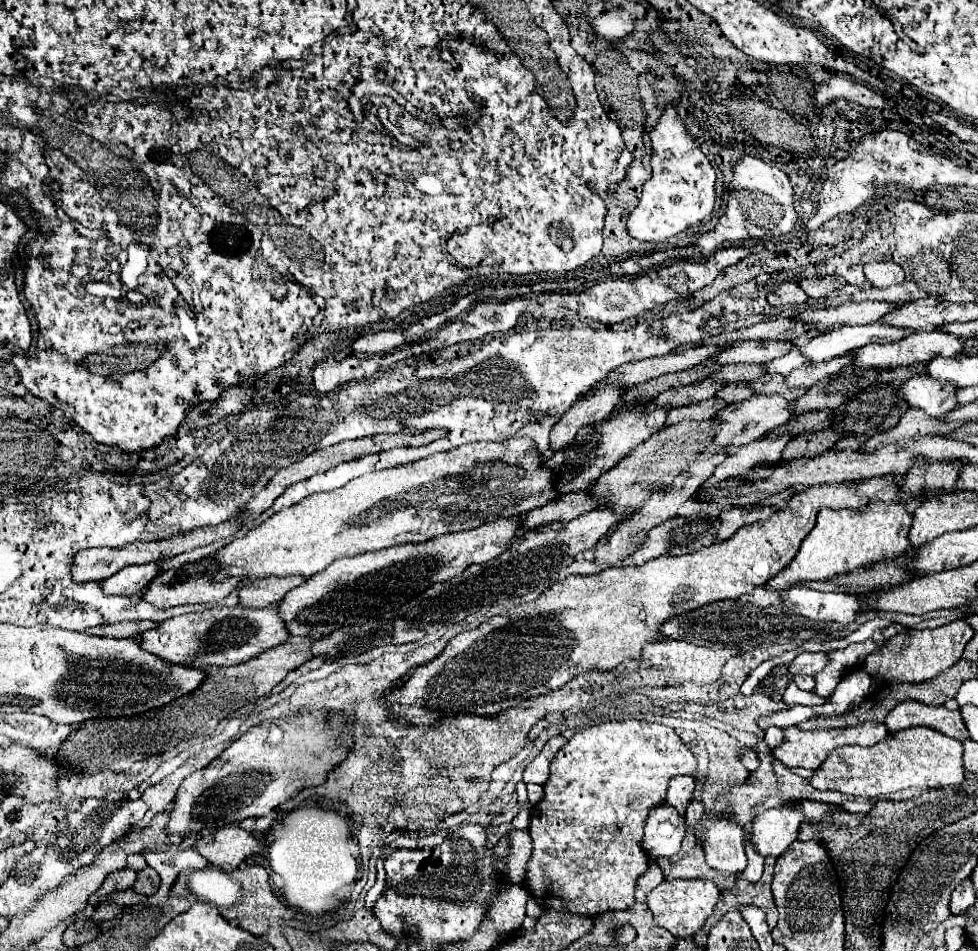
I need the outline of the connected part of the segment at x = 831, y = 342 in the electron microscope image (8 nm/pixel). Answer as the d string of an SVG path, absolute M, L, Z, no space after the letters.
M865 324L865 326L839 326L815 338L809 338L799 346L803 358L811 364L829 362L835 356L841 356L849 350L873 344L873 342L895 342L901 336L907 336L909 330L895 328L889 324Z

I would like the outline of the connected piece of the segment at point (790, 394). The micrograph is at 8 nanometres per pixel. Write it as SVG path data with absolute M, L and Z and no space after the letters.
M763 374L757 380L749 382L749 386L753 388L753 394L777 394L777 396L785 396L785 400L795 402L801 394L805 394L805 390L793 390L785 386L785 378L781 374Z

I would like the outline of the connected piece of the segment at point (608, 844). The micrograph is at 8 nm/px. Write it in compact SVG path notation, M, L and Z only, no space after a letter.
M621 720L621 722L605 722L599 726L591 726L579 734L575 734L551 760L551 772L549 772L549 780L545 782L545 796L539 804L535 804L531 808L531 824L529 824L529 834L533 840L533 852L531 858L527 862L527 874L525 874L525 888L529 890L529 894L537 900L537 904L547 910L553 908L557 912L567 912L567 914L579 914L579 916L589 916L595 918L599 914L605 912L617 912L617 910L625 910L631 908L635 904L635 886L637 880L641 876L641 872L645 872L645 868L649 868L649 856L647 852L643 852L641 848L641 840L643 840L643 826L645 820L651 812L651 808L655 804L665 802L667 796L667 788L669 788L669 780L673 776L695 776L697 786L701 786L701 780L697 778L697 756L691 752L691 748L667 726L663 724L653 724L653 722L645 722L645 720Z

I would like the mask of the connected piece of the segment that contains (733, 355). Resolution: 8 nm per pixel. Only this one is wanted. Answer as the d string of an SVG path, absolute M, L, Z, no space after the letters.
M765 340L765 342L739 342L733 346L723 348L715 358L713 364L727 366L727 364L765 364L771 362L791 350L789 342L775 342L775 340Z

